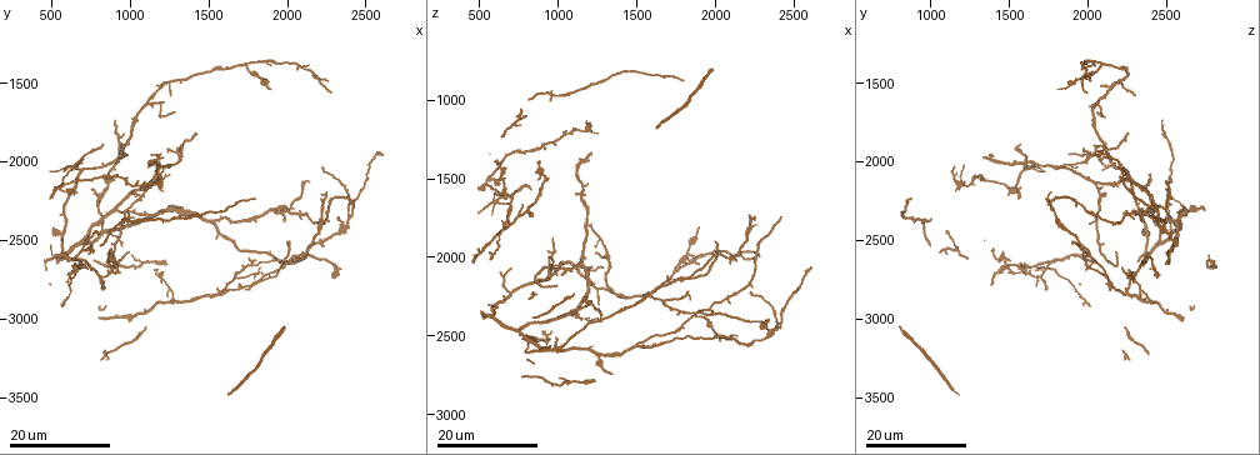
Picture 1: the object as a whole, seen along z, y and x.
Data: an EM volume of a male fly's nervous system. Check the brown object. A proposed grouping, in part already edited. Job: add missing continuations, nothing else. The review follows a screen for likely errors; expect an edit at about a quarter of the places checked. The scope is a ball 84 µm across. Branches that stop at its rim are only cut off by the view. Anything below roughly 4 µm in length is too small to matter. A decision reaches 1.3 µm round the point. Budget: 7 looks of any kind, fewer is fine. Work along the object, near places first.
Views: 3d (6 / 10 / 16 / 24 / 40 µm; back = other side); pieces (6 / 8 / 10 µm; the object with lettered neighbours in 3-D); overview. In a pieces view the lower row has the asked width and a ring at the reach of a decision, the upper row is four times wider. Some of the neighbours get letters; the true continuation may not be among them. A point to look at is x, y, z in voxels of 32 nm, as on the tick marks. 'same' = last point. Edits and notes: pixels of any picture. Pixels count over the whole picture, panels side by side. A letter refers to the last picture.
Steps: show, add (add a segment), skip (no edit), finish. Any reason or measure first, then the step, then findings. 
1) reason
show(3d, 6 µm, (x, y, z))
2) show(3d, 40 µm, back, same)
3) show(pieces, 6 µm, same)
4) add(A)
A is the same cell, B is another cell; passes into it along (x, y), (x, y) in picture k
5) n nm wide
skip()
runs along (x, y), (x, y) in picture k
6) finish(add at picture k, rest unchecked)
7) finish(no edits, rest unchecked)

show(3d, 16 µm, (1420, 1820, 2240))

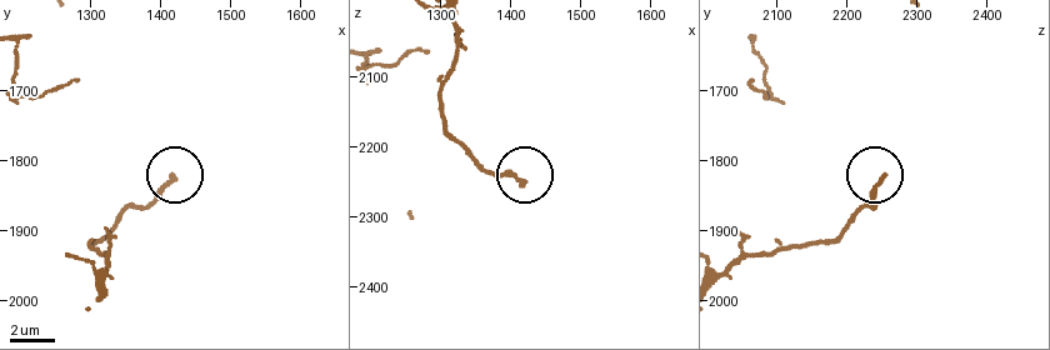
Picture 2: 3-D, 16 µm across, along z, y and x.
what lies round it
show(pieces, 8 µm, (1420, 1825, 2250))

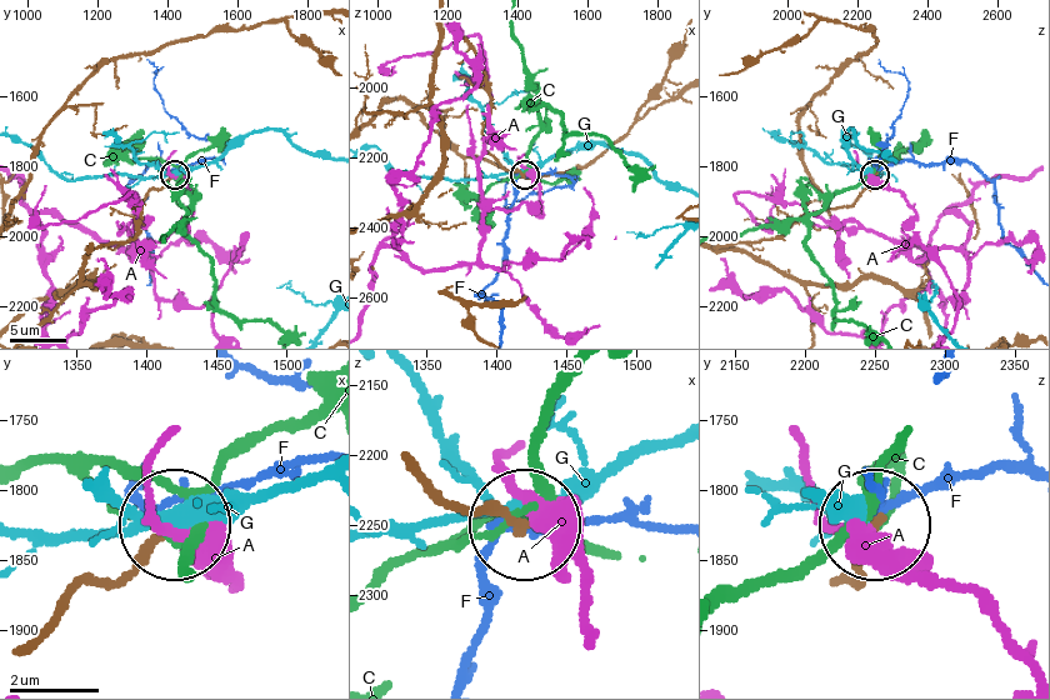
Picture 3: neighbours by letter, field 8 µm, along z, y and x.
skip()
A, C, F and G are other cells; runs along (415, 476), (438, 495), (524, 521) in picture 3; no lettered segment goes on from it

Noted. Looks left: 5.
thin end
show(3d, 16 µm, (1340, 2320, 2740))

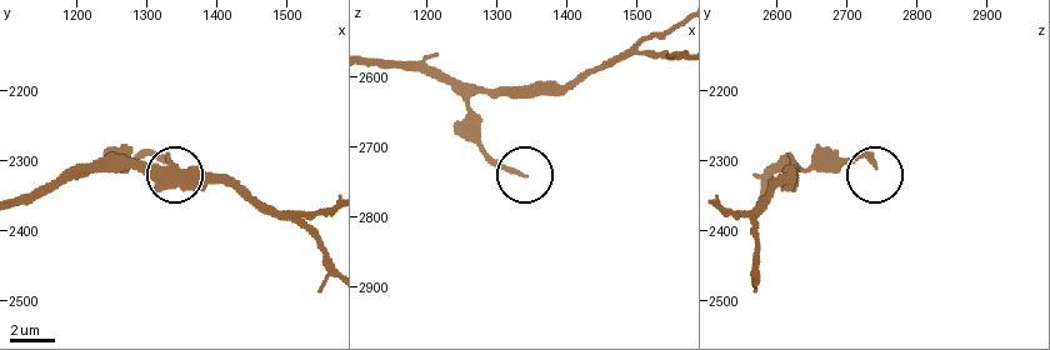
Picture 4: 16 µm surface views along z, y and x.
show(pieces, 10 µm, (1340, 2305, 2740))

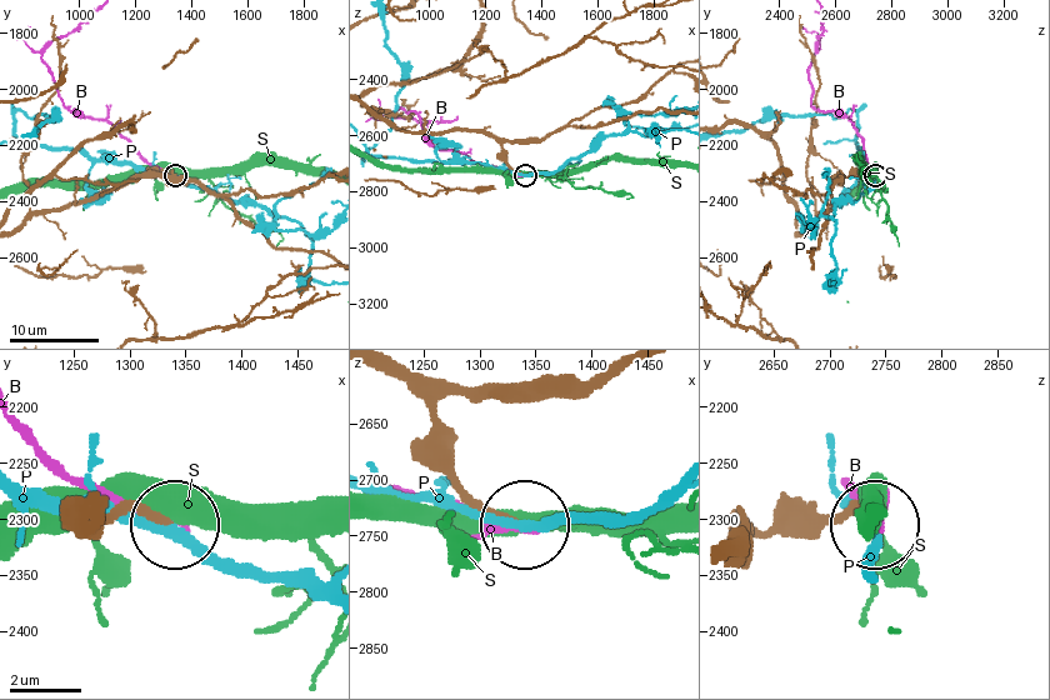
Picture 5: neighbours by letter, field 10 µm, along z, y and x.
200 nm wide
skip()
B, P and S are other cells; runs along (393, 370), (425, 404), (438, 458), (481, 503), (524, 526) in picture 5; none of them fits

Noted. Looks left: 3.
branch stops here
show(3d, 24 µm, (1240, 2640, 2800))

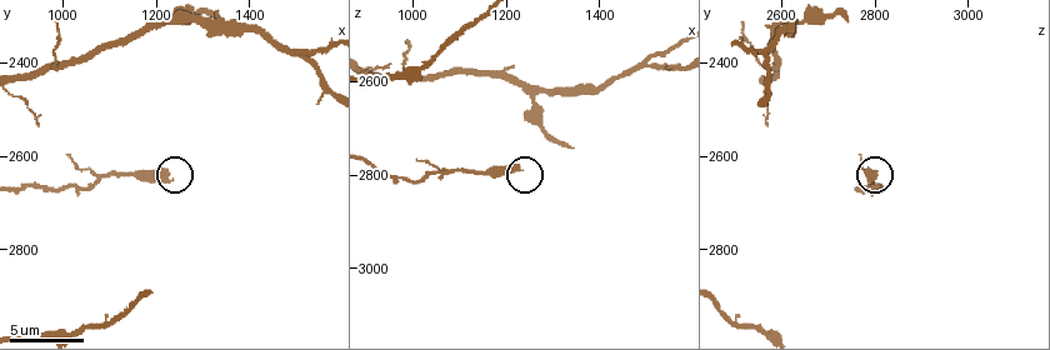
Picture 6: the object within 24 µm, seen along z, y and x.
show(pieces, 10 µm, (1230, 2640, 2785))

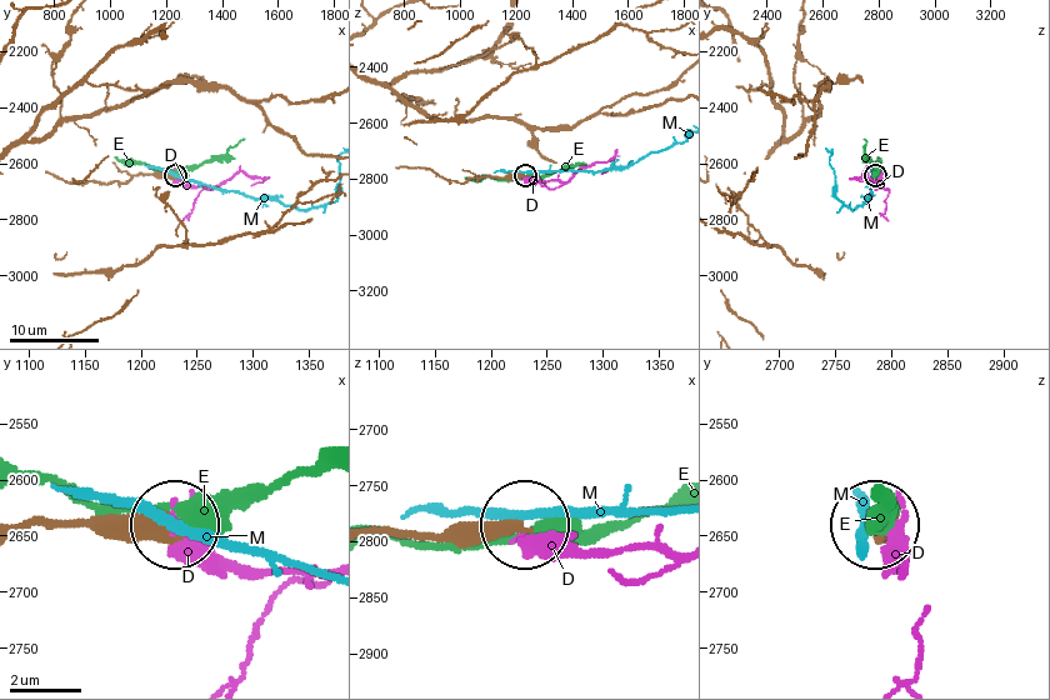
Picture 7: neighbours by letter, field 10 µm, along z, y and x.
330 nm wide
skip()
D, E and M are other cells; no lettered segment goes on from it

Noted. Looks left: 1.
finish(no edits, rest unchecked)

